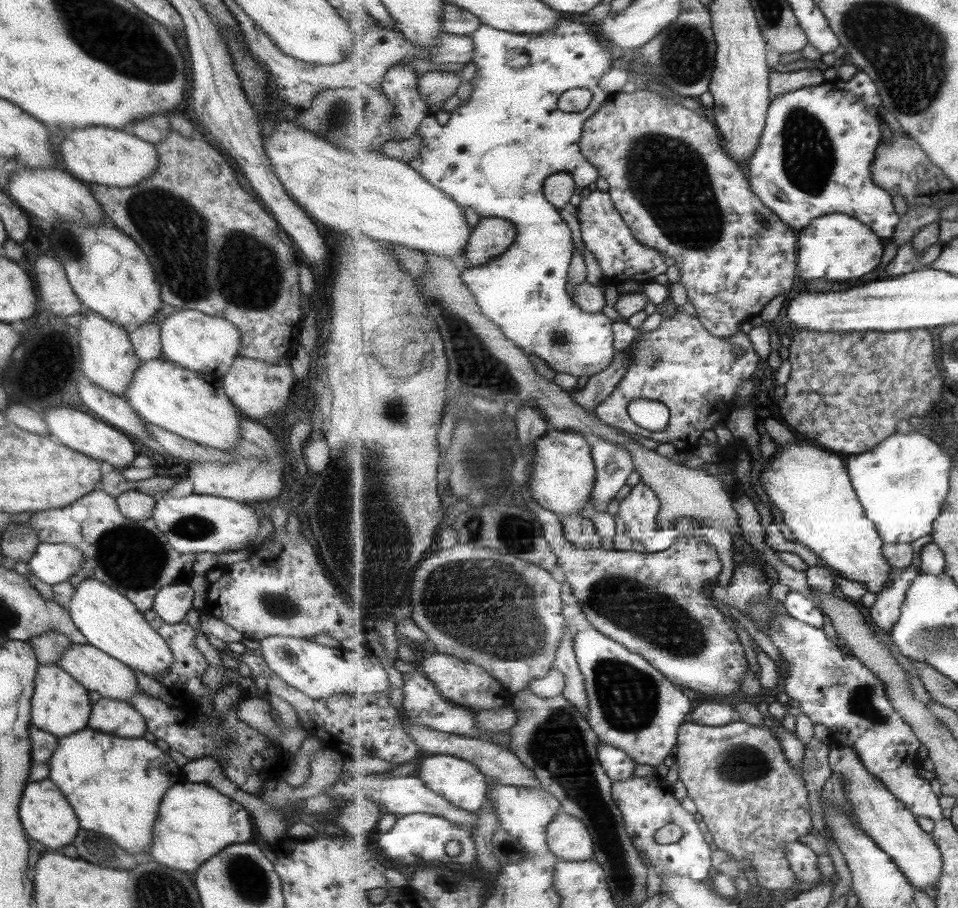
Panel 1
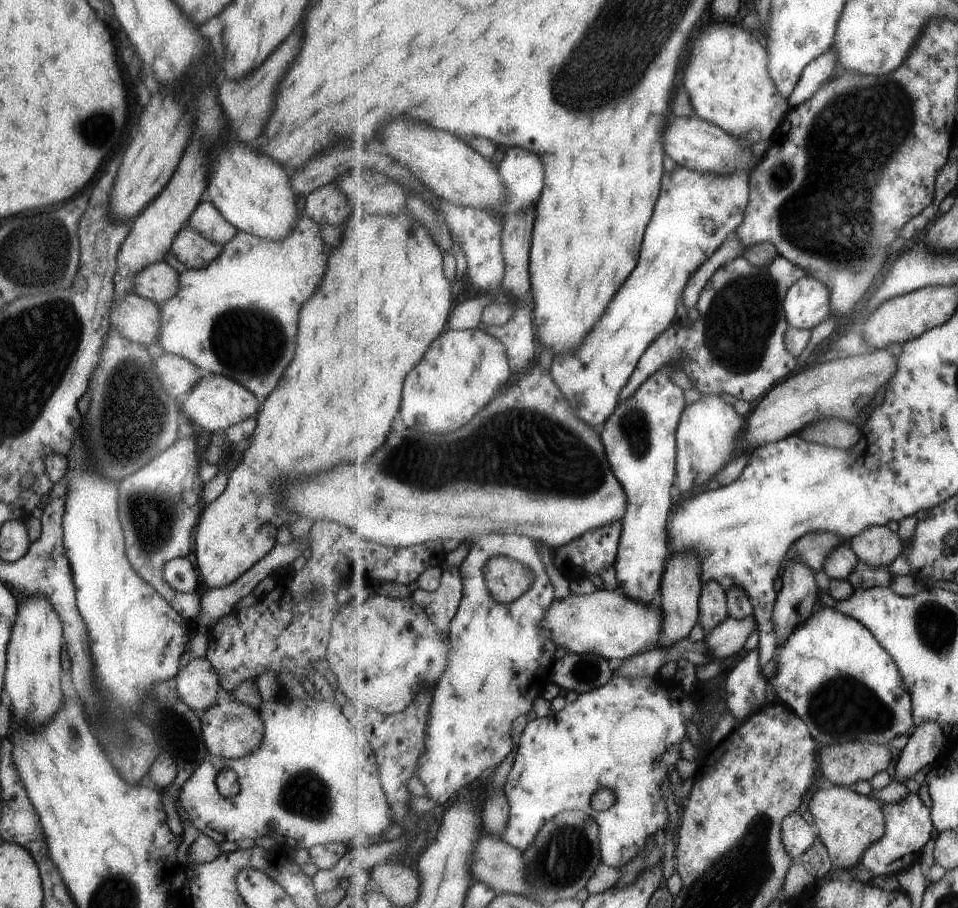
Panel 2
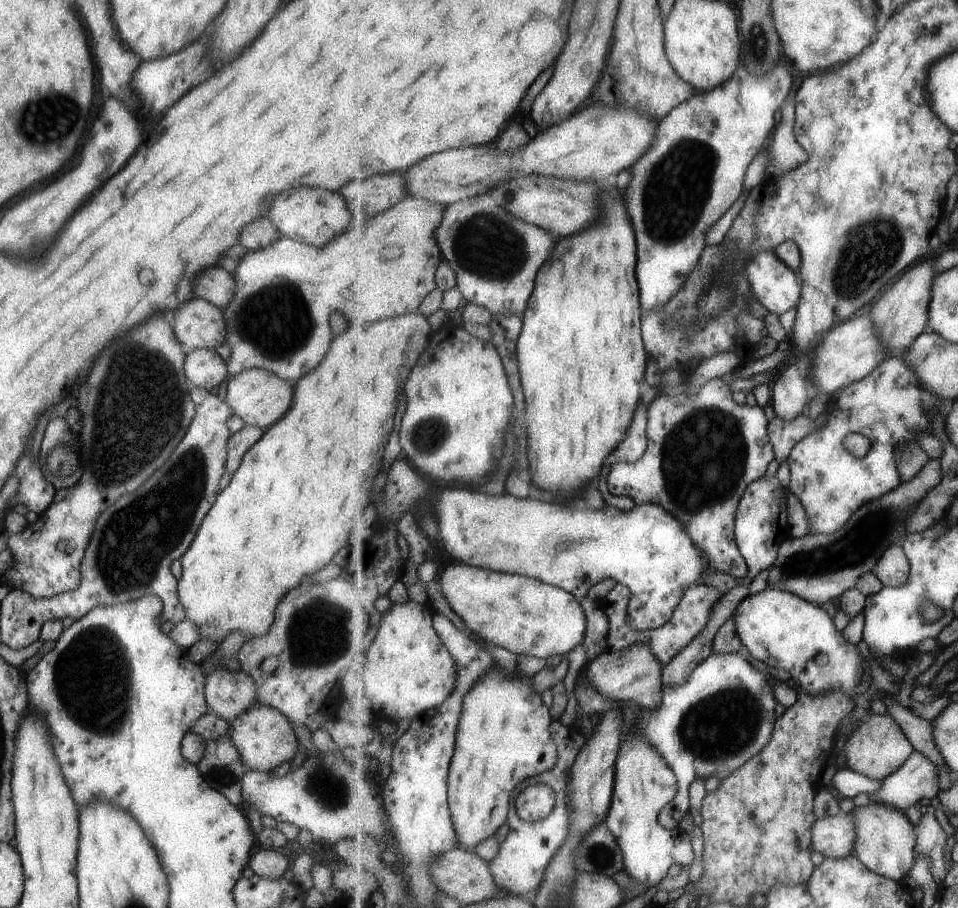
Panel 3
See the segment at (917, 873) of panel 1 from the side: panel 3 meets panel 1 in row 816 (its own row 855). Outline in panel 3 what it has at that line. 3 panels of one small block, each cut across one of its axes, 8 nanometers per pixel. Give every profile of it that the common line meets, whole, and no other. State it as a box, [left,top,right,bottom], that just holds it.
[853,802,917,882]

